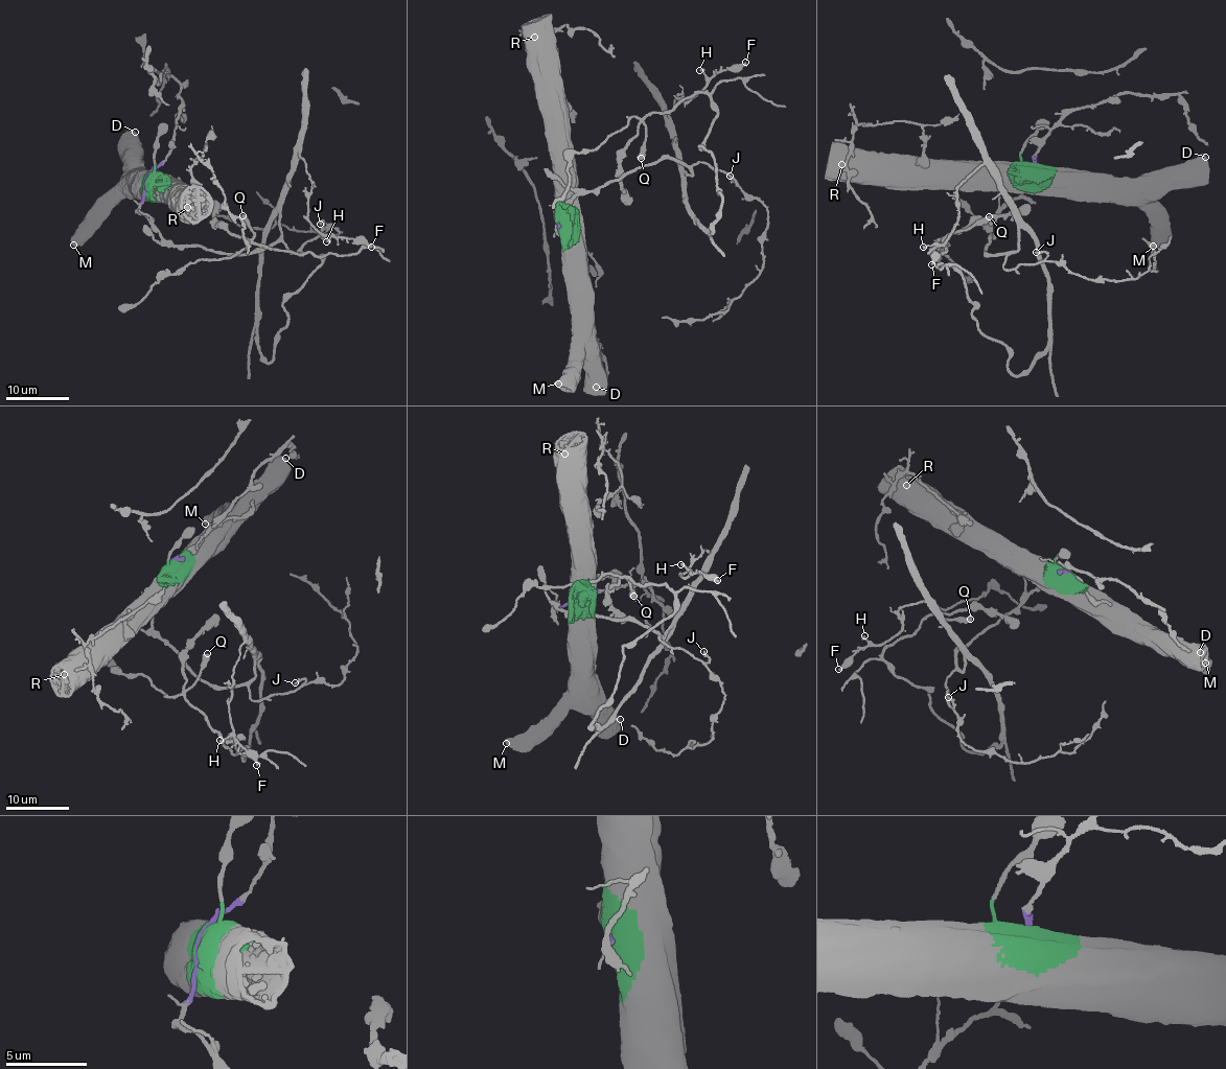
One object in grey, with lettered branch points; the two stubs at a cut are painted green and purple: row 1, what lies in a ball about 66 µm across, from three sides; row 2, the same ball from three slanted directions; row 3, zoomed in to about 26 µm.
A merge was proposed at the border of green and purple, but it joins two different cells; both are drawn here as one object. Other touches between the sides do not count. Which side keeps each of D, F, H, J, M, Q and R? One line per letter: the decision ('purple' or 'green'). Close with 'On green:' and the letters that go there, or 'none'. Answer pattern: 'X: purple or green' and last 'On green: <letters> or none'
D: green
F: purple
H: purple
J: purple
M: green
Q: purple
R: green
On green: D, M, R

